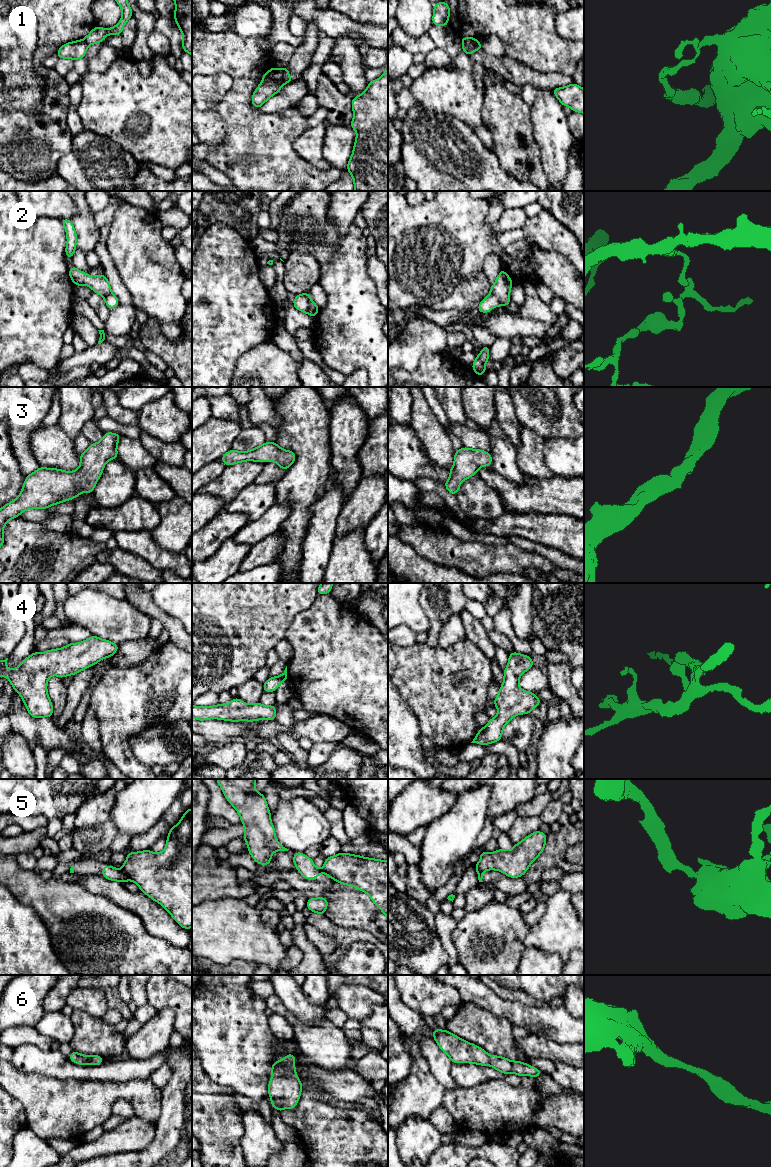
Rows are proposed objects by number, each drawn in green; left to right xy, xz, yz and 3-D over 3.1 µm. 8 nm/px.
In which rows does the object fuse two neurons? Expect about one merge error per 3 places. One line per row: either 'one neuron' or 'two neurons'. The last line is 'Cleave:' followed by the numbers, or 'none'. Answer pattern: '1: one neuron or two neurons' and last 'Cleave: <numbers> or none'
1: two neurons
2: two neurons
3: one neuron
4: one neuron
5: two neurons
6: one neuron
Cleave: 1, 2, 5

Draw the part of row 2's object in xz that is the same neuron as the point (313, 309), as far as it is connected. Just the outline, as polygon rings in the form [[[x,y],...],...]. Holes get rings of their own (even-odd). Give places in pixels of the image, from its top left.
[[[305,292],[304,296],[309,301],[309,309],[307,313],[314,319],[320,308],[313,302],[313,300],[309,296],[309,292]]]

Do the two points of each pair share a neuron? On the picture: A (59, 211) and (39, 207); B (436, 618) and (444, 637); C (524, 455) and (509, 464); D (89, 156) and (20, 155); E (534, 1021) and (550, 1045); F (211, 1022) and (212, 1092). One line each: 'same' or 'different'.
A: same
B: different
C: different
D: different
E: different
F: different

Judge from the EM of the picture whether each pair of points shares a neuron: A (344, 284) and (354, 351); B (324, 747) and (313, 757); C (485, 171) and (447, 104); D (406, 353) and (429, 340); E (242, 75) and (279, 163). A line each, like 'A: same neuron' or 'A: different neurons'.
A: same neuron
B: same neuron
C: different neurons
D: same neuron
E: same neuron

